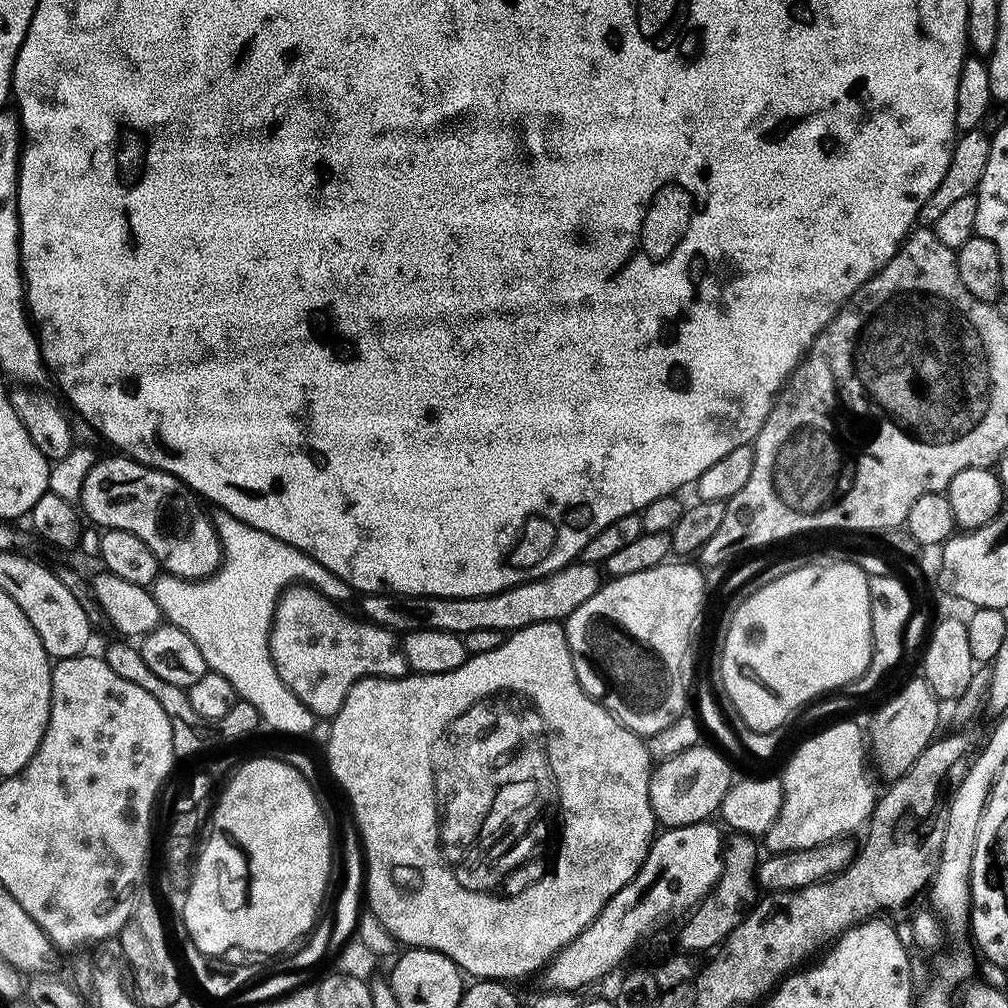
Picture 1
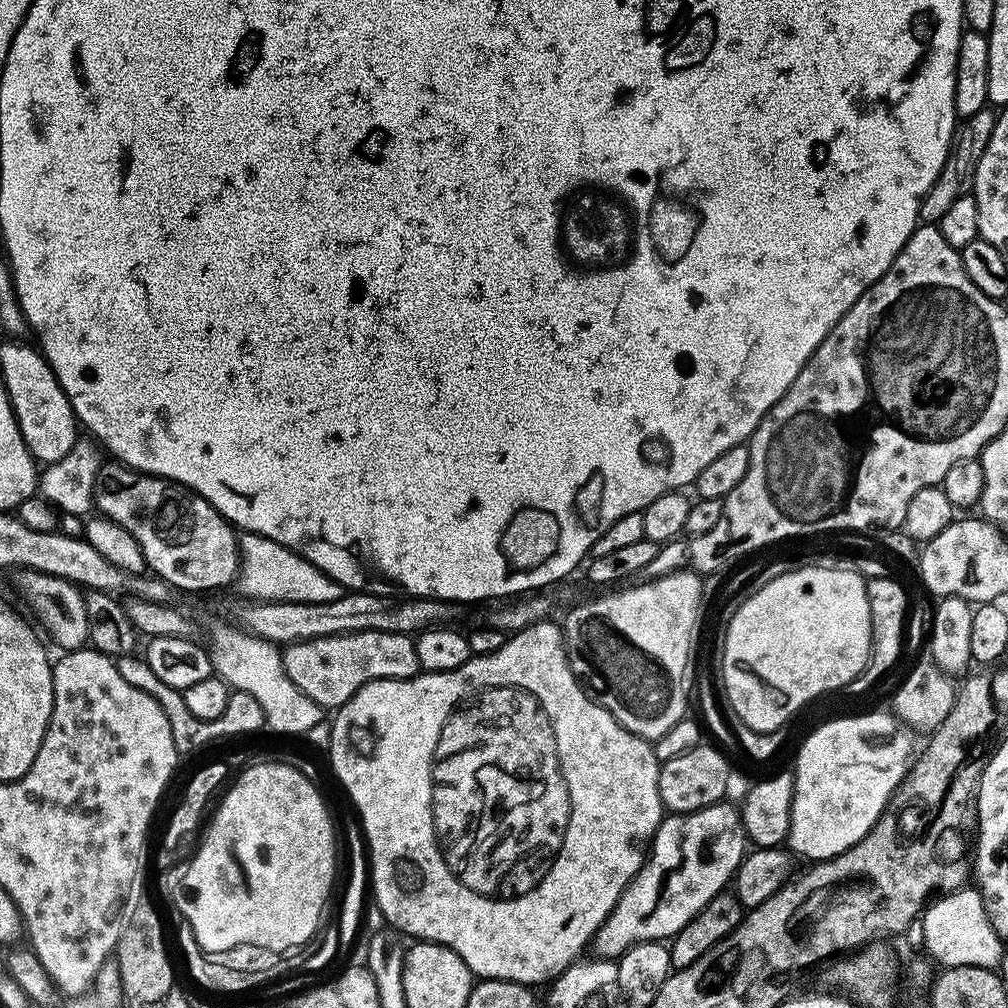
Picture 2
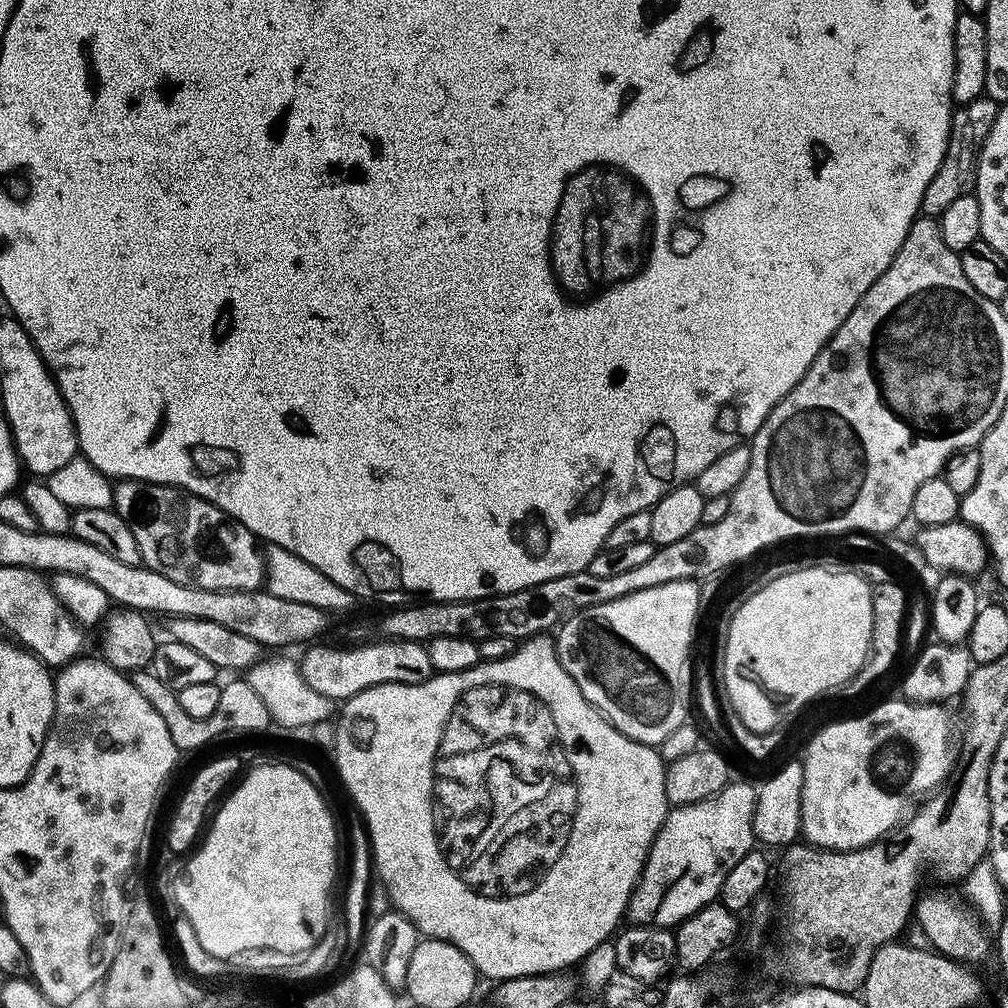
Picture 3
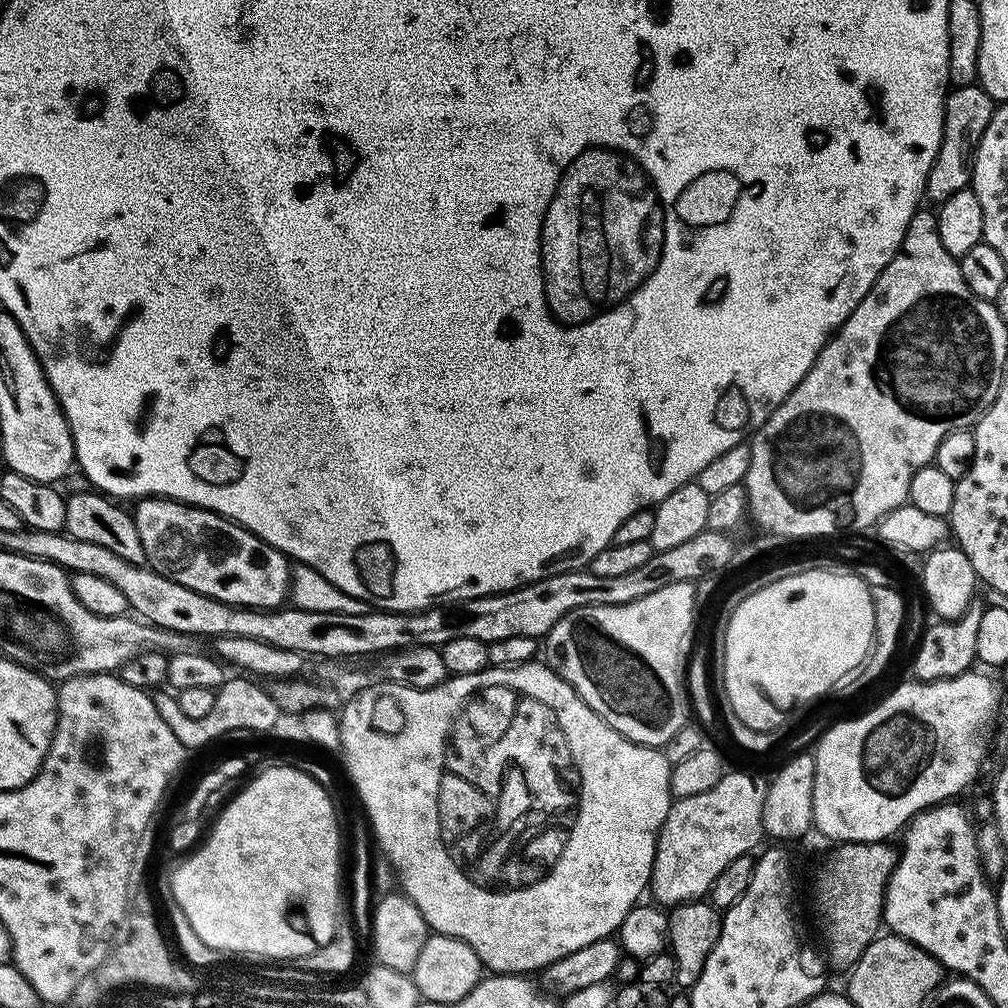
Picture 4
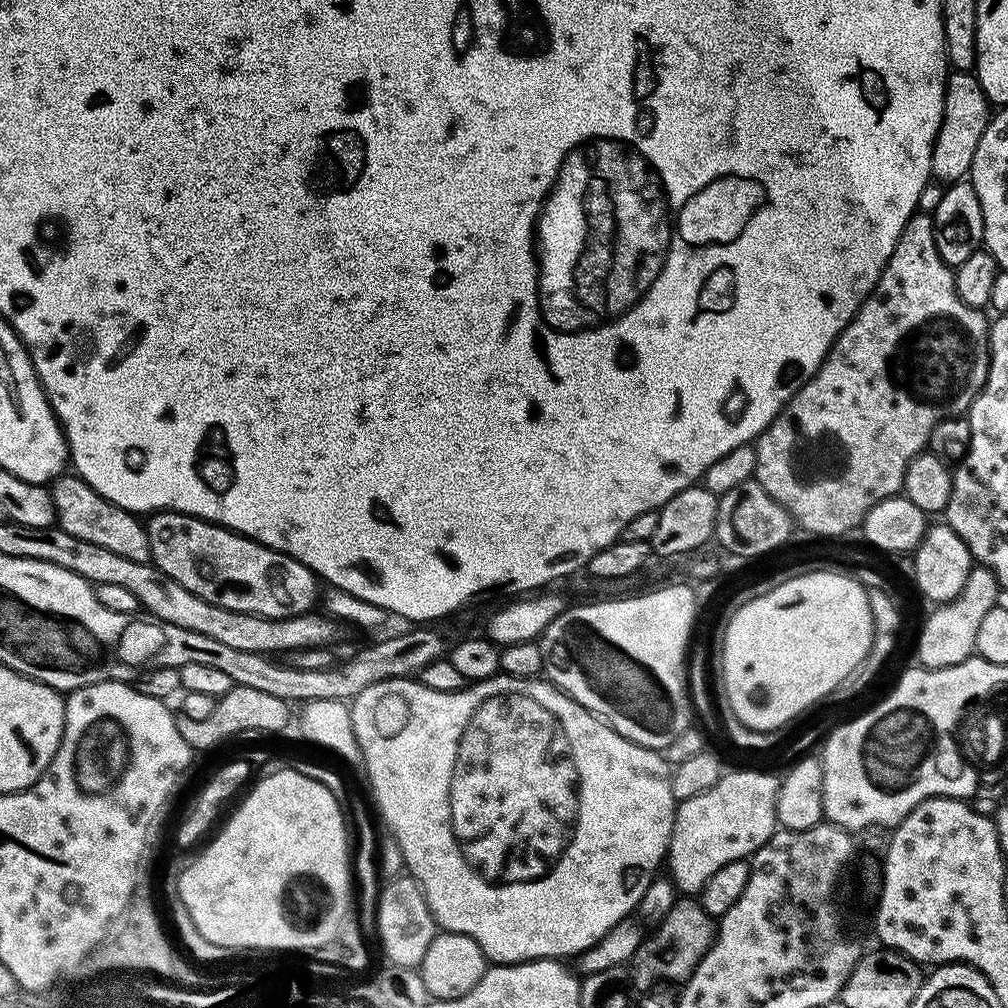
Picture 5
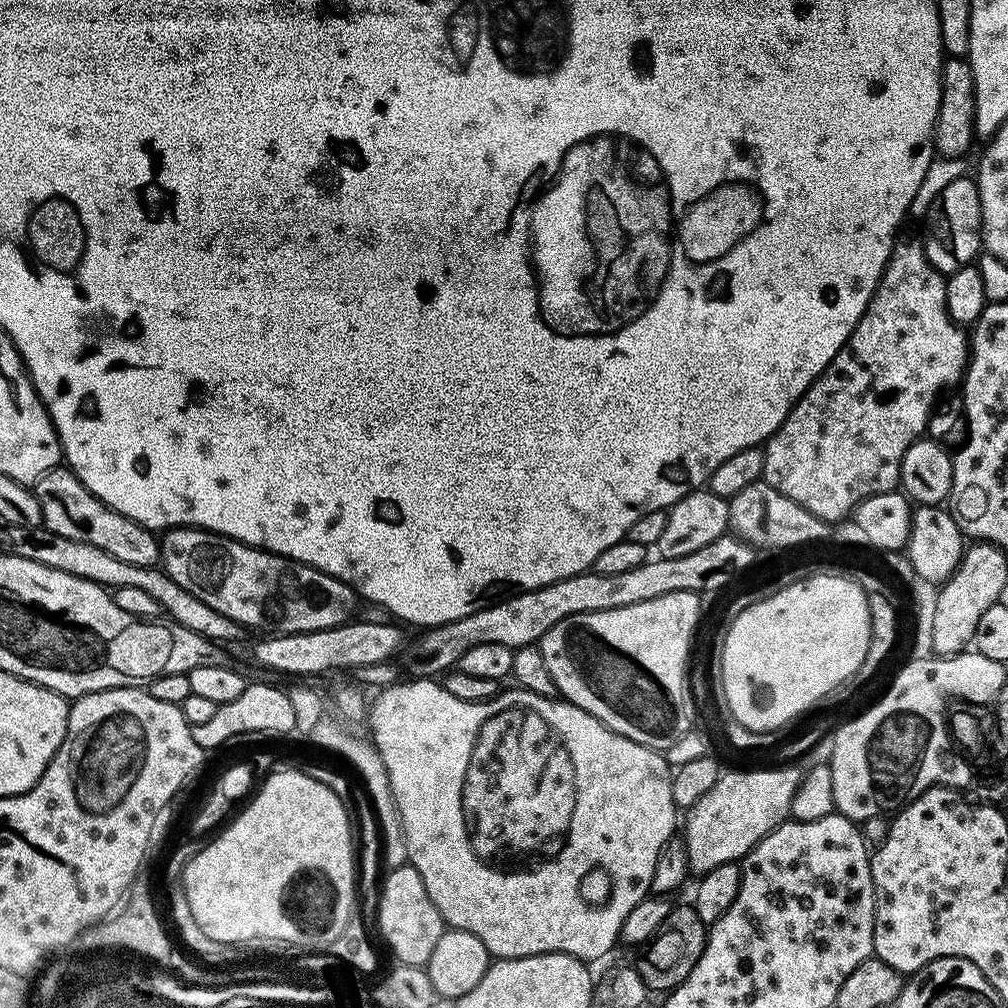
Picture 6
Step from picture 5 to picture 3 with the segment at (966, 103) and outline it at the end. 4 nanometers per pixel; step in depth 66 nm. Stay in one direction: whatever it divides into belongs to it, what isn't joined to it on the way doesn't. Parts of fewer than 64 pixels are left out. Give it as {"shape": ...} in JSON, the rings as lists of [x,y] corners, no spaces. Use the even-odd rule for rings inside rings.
{"shape":[[[991,98],[975,100],[969,104],[959,105],[952,113],[952,129],[948,139],[948,149],[944,155],[938,174],[934,174],[934,182],[926,186],[923,215],[928,218],[939,218],[954,206],[954,202],[973,195],[976,190],[976,179],[980,169],[980,155],[986,146],[986,138],[990,138],[990,130],[994,130],[994,122],[998,122],[1001,101]]]}

